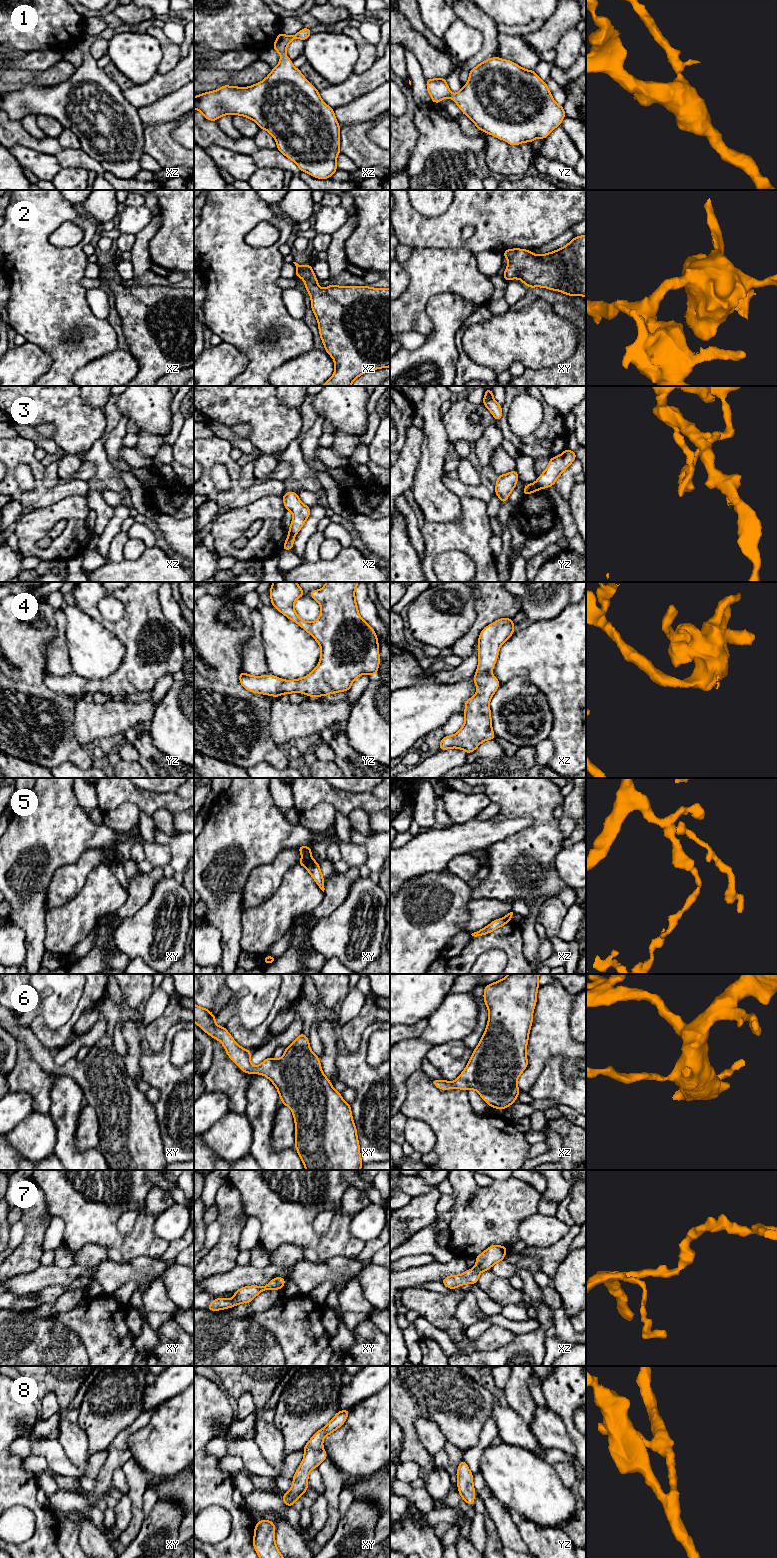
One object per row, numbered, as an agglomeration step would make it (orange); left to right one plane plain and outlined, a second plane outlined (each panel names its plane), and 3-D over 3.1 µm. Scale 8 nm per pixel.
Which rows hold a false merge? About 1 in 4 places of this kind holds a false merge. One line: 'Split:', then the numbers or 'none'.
Split: 3, 5

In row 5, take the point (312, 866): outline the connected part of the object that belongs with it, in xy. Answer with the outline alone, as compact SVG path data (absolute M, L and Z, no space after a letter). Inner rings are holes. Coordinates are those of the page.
M311 859L307 864L306 864L306 869L309 872L309 874L313 877L315 880L316 884L319 886L319 888L324 892L324 877L321 873L319 863L316 862L314 859Z

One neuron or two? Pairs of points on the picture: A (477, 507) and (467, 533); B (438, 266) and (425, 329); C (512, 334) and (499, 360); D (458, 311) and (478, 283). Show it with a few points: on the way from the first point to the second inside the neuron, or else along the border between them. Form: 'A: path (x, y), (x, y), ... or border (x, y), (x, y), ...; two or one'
A: path (474, 513), (473, 527); one
B: path (424, 282), (419, 291), (419, 313); one
C: path (506, 340), (499, 347), (499, 354); one
D: border (443, 292), (457, 294), (465, 301), (477, 305); two

